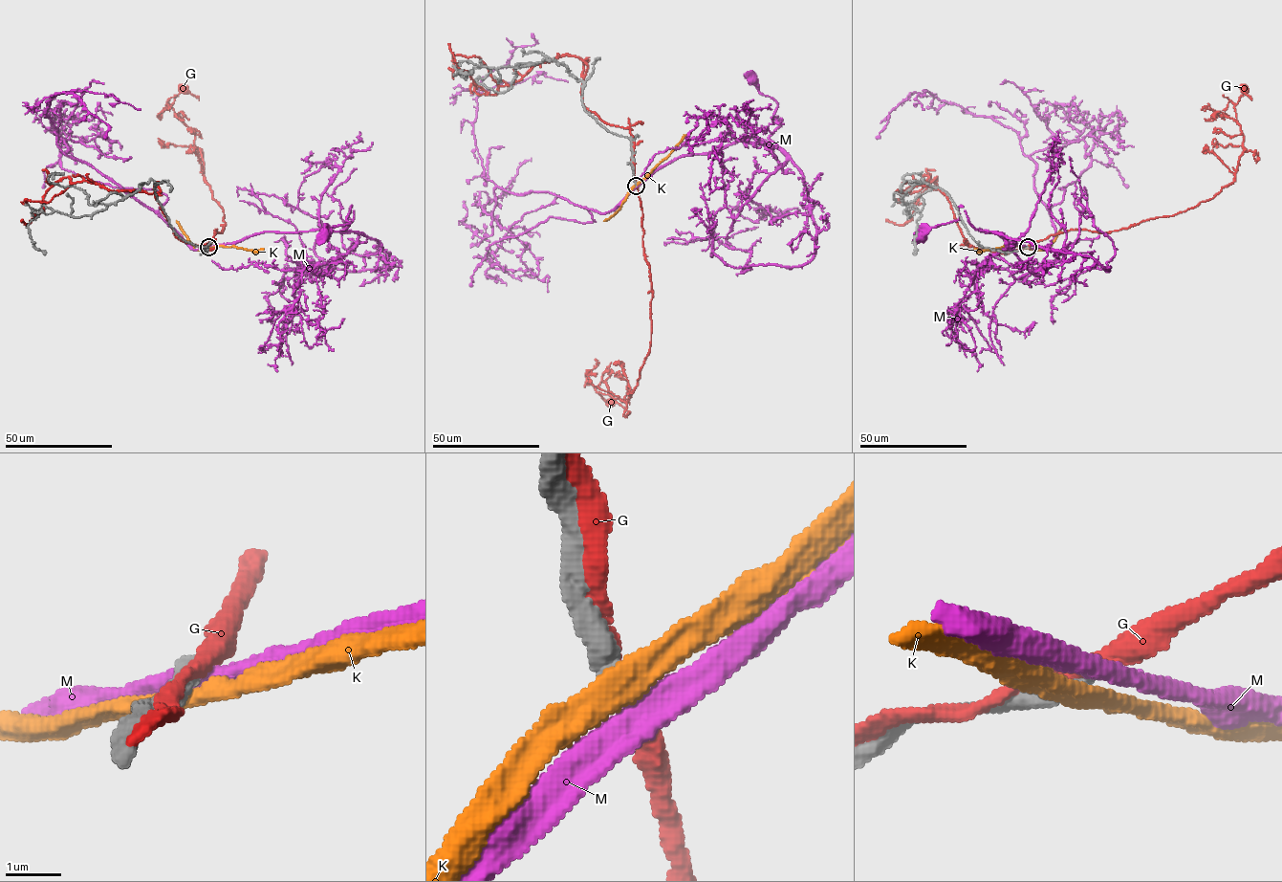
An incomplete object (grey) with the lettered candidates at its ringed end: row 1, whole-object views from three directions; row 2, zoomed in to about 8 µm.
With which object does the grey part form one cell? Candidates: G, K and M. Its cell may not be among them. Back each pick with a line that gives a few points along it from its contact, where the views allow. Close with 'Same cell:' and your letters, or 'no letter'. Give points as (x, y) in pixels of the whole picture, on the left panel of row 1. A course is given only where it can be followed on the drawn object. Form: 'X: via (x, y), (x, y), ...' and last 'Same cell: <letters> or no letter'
Same cell: no letter

